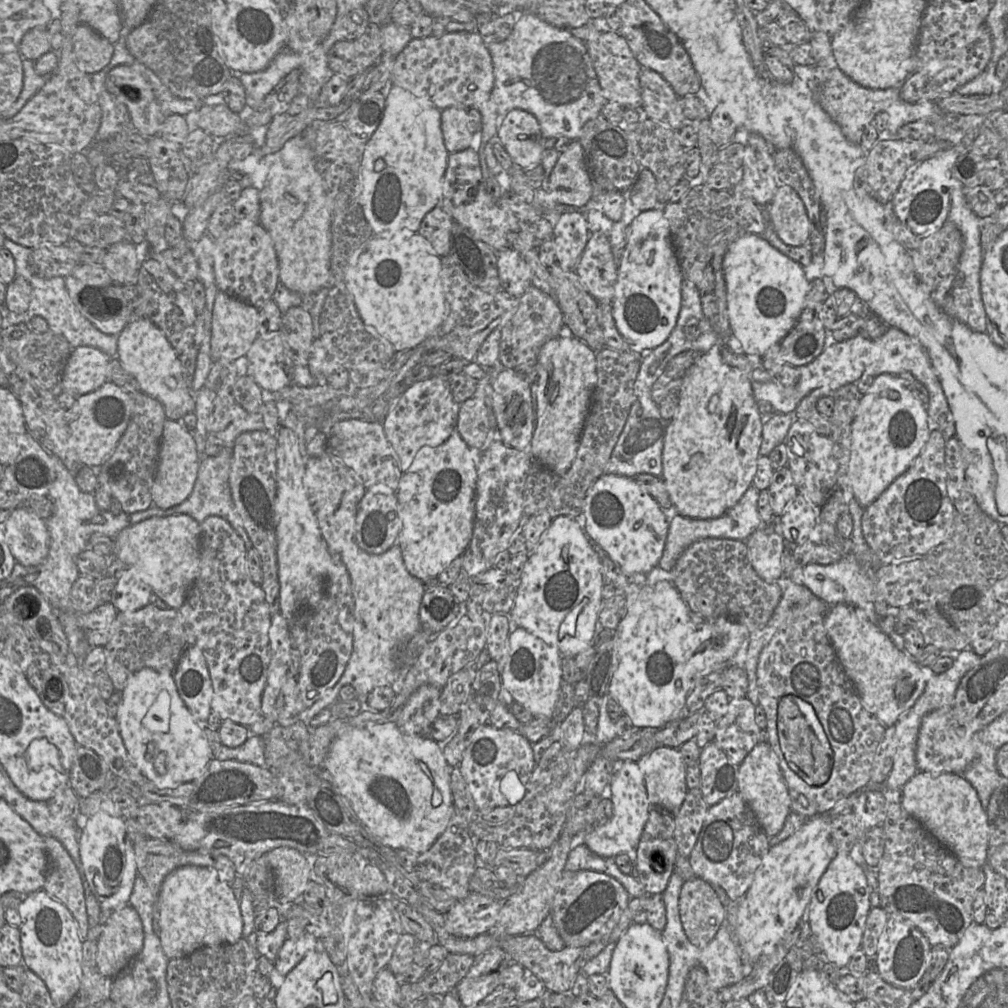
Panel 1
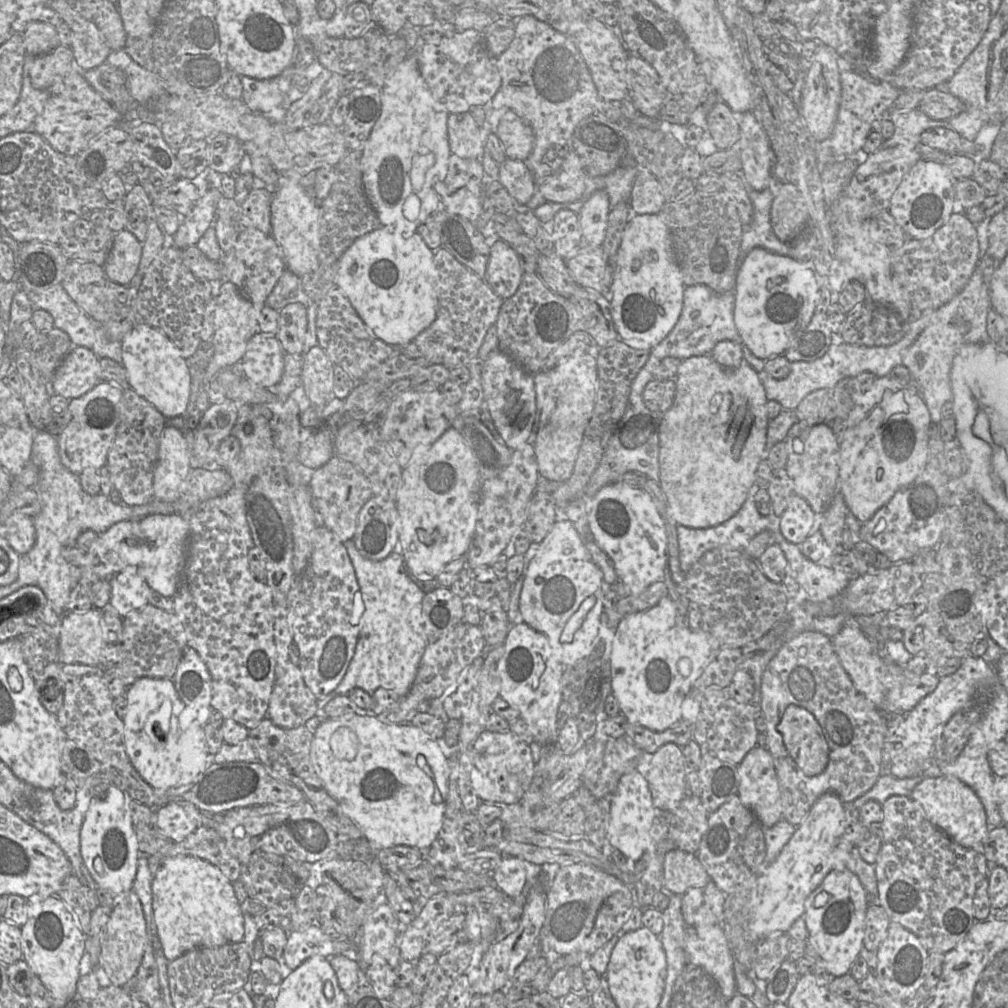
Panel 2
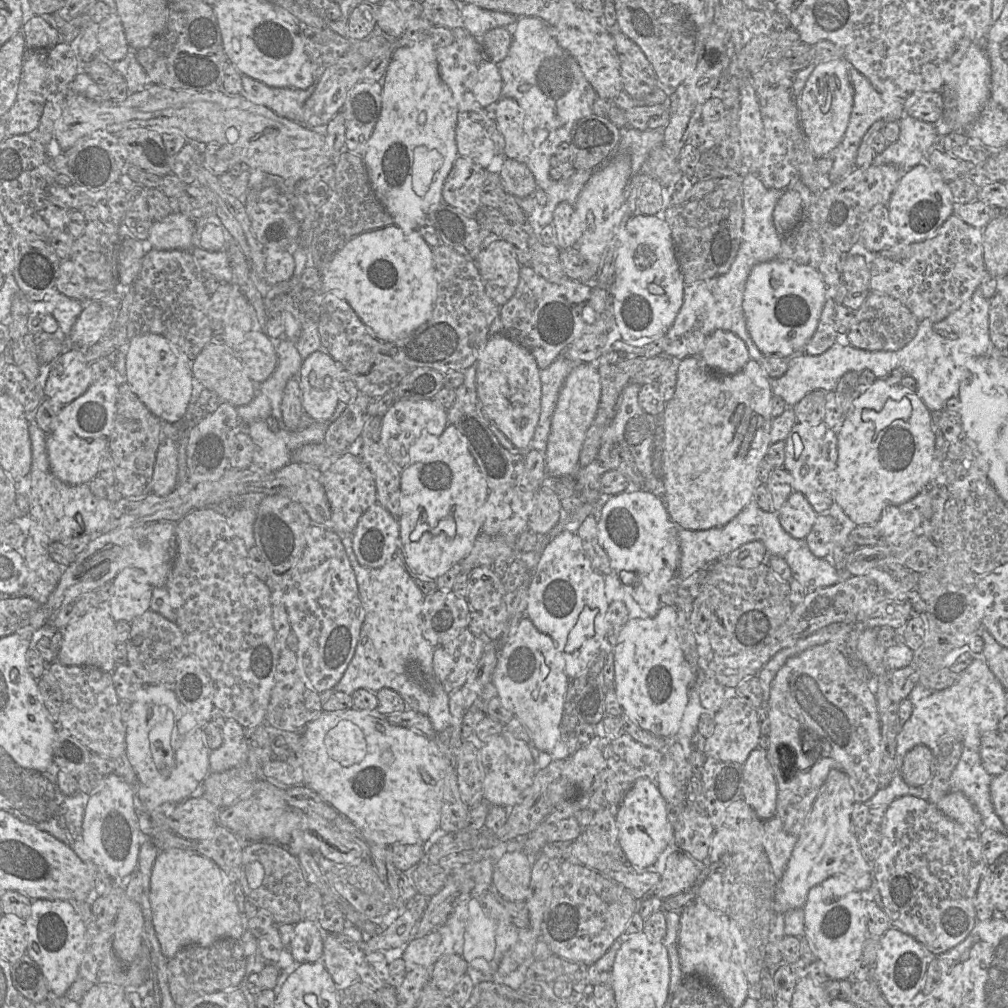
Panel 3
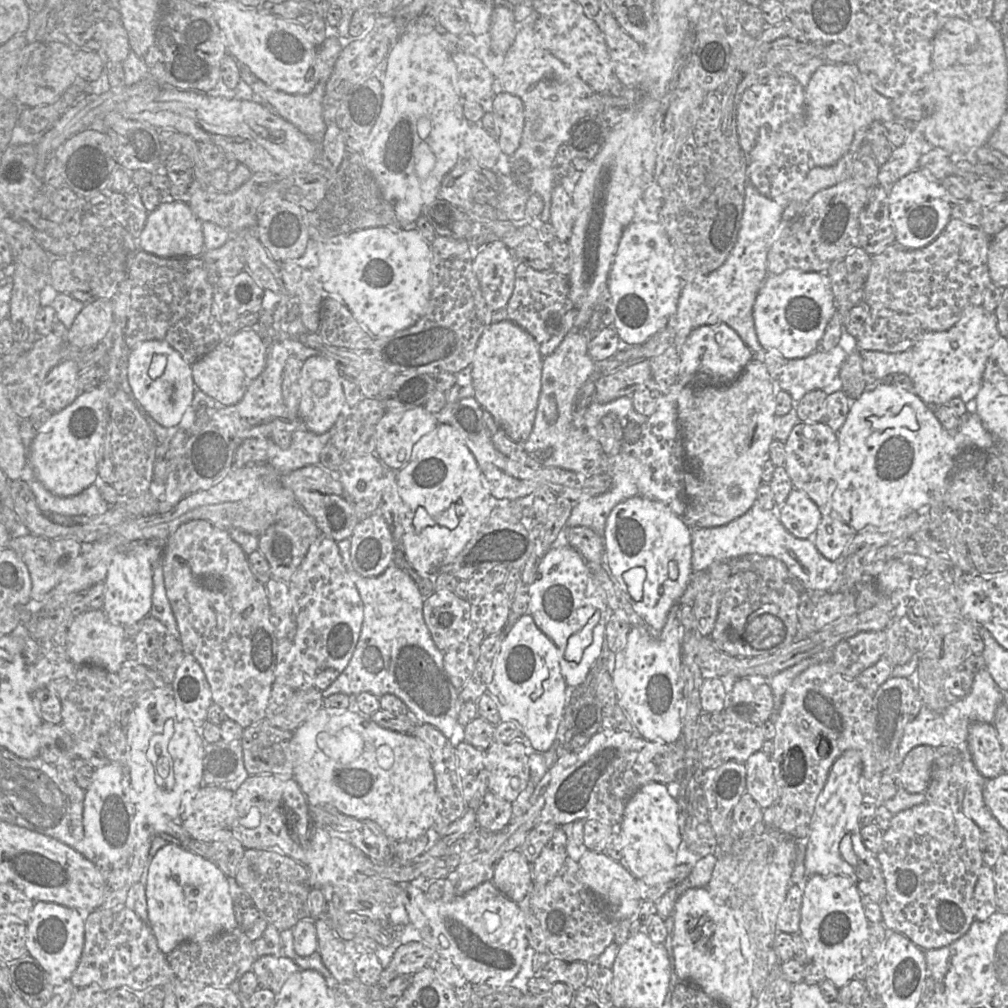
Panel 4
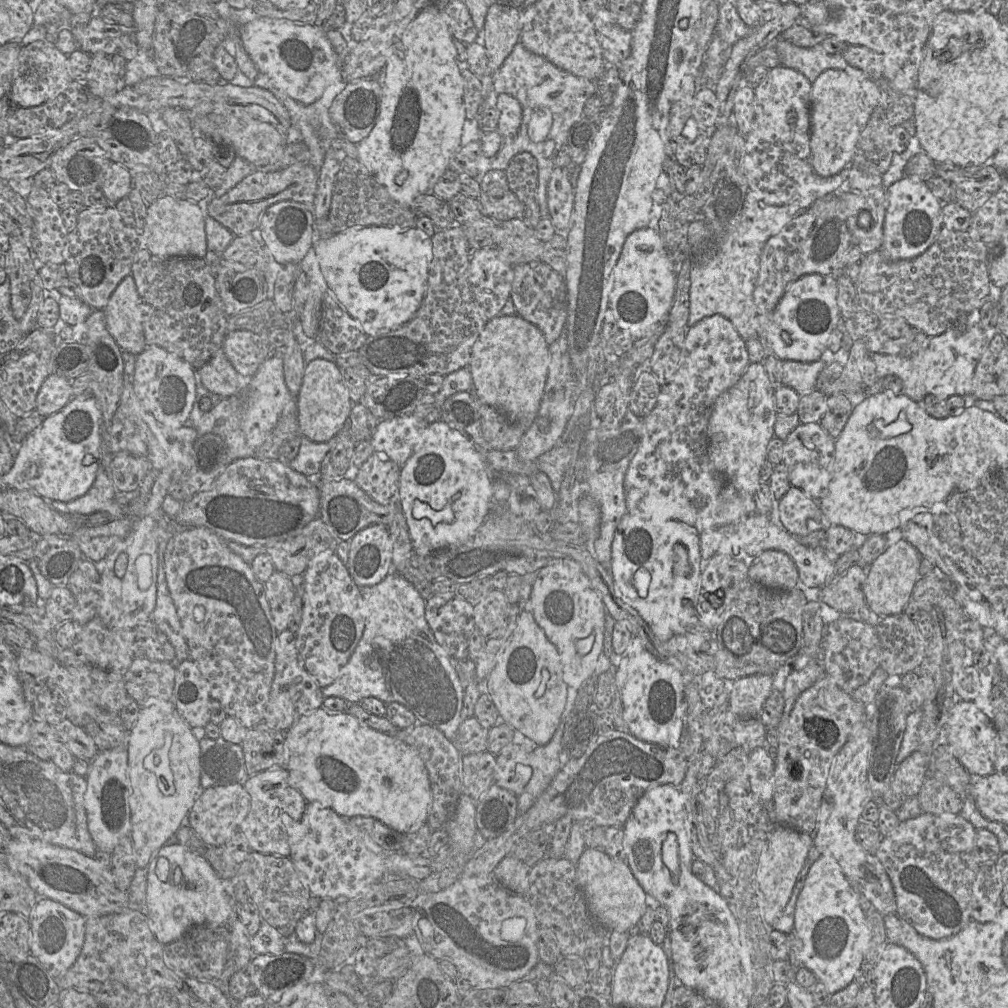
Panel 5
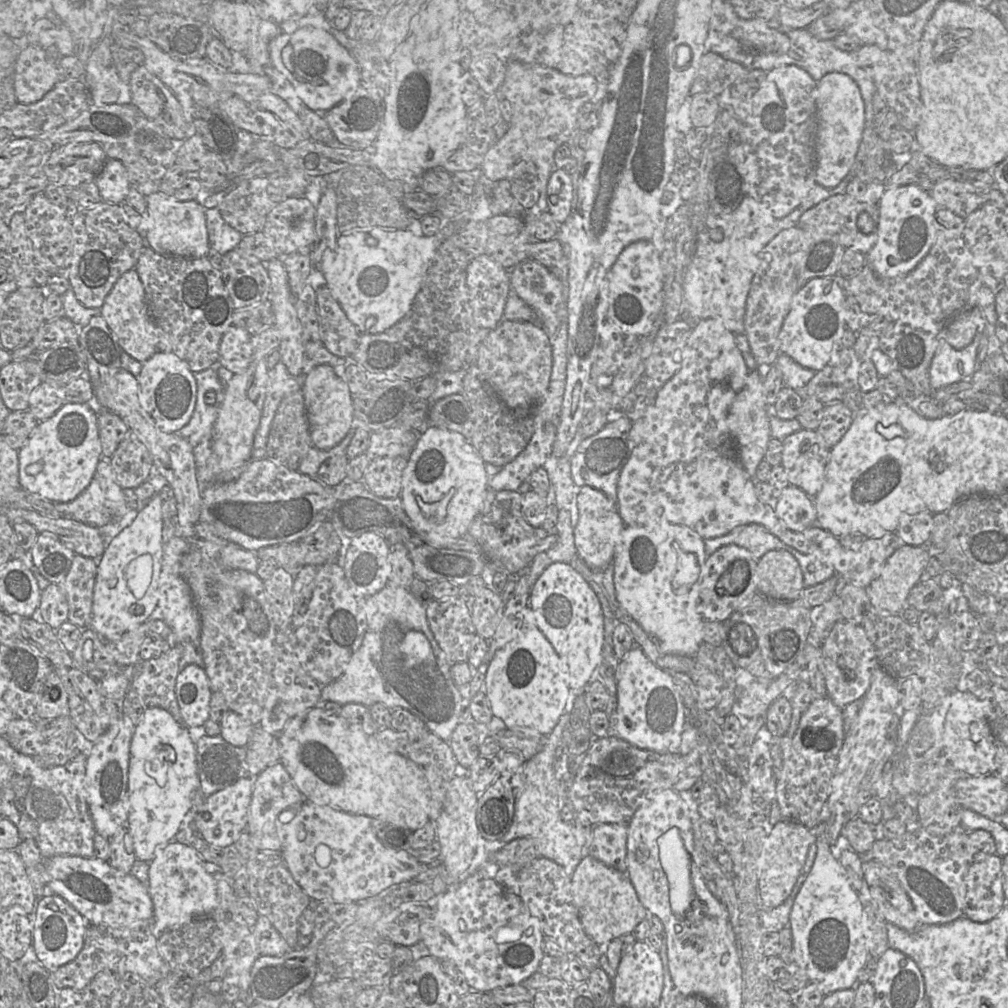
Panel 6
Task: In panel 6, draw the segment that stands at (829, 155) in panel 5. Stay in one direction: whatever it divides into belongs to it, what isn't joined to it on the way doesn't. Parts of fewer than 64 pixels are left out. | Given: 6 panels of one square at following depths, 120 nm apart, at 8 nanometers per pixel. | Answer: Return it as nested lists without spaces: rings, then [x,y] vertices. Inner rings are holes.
[[[832,72],[817,83],[815,181],[832,189],[849,174],[865,129],[865,106],[856,82],[848,75]]]

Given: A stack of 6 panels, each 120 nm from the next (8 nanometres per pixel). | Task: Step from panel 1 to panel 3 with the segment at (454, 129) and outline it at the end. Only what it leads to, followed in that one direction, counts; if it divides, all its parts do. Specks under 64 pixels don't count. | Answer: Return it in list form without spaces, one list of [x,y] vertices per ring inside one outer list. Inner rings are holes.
[[[460,114],[455,138],[460,156],[469,158],[484,169],[494,163],[494,145],[481,123]]]

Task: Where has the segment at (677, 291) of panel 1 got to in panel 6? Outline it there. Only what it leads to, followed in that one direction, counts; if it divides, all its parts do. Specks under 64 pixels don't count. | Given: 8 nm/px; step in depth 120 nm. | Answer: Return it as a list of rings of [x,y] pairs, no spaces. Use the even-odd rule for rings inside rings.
[[[639,240],[625,247],[605,274],[603,288],[608,290],[608,315],[622,333],[626,336],[648,334],[664,307],[661,254],[652,241]]]

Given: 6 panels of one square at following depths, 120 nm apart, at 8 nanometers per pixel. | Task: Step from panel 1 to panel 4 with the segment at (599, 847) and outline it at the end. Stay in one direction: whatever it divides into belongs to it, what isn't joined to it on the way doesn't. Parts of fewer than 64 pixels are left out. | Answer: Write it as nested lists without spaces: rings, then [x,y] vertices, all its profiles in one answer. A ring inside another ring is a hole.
[[[650,782],[639,788],[626,804],[619,825],[624,862],[636,879],[642,879],[657,871],[672,869],[680,864],[692,867],[701,859],[691,852],[683,840],[679,827],[680,806],[669,794],[666,784]]]

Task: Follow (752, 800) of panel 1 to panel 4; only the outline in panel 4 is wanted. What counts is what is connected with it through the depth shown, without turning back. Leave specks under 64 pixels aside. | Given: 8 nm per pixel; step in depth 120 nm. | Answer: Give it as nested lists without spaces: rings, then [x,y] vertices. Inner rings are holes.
[[[762,750],[755,752],[745,766],[746,792],[762,809],[771,807],[777,797],[777,783],[769,756]]]

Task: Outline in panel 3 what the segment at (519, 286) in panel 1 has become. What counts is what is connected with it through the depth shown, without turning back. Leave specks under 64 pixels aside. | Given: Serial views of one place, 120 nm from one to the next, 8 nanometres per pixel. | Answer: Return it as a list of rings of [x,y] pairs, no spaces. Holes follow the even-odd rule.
[[[493,241],[483,247],[475,263],[487,296],[498,306],[505,304],[517,288],[521,267],[510,245]]]

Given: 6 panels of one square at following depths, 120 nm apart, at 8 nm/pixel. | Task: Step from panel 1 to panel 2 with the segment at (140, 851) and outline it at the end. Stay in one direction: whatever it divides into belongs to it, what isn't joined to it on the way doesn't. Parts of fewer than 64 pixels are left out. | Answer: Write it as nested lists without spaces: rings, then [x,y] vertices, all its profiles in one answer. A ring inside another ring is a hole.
[[[200,825],[180,842],[171,842],[154,855],[148,856],[148,864],[154,874],[163,859],[178,855],[193,855],[215,865],[230,882],[240,879],[242,865],[231,853],[219,832]]]

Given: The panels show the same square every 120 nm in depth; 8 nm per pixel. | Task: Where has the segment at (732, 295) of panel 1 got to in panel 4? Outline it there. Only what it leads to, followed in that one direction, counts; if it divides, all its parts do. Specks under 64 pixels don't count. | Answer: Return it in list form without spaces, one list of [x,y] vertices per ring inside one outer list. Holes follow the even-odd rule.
[[[788,269],[778,275],[768,275],[753,305],[758,341],[764,351],[773,350],[786,360],[807,357],[819,349],[827,323],[835,310],[835,298],[826,273]]]

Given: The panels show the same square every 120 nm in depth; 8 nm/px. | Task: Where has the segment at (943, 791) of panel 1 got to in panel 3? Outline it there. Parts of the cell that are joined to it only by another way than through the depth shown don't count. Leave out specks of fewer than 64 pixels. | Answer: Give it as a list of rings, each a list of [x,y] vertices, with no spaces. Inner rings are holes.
[[[951,791],[942,797],[937,803],[937,808],[947,817],[956,821],[968,832],[979,832],[982,827],[981,816],[960,791]]]

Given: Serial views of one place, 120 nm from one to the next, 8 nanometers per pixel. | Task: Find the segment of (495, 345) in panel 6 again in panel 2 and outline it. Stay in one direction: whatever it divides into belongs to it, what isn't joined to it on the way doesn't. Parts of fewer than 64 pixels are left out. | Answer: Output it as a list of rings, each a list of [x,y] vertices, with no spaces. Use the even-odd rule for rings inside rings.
[[[495,350],[484,360],[481,383],[484,401],[505,445],[515,450],[528,443],[536,411],[533,374],[505,354]]]

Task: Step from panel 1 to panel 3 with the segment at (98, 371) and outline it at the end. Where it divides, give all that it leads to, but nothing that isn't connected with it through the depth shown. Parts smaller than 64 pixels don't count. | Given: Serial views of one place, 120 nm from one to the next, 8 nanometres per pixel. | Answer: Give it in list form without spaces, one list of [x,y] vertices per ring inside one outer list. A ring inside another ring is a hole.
[[[67,348],[50,363],[44,395],[65,406],[85,393],[90,385],[90,363],[83,351]]]

